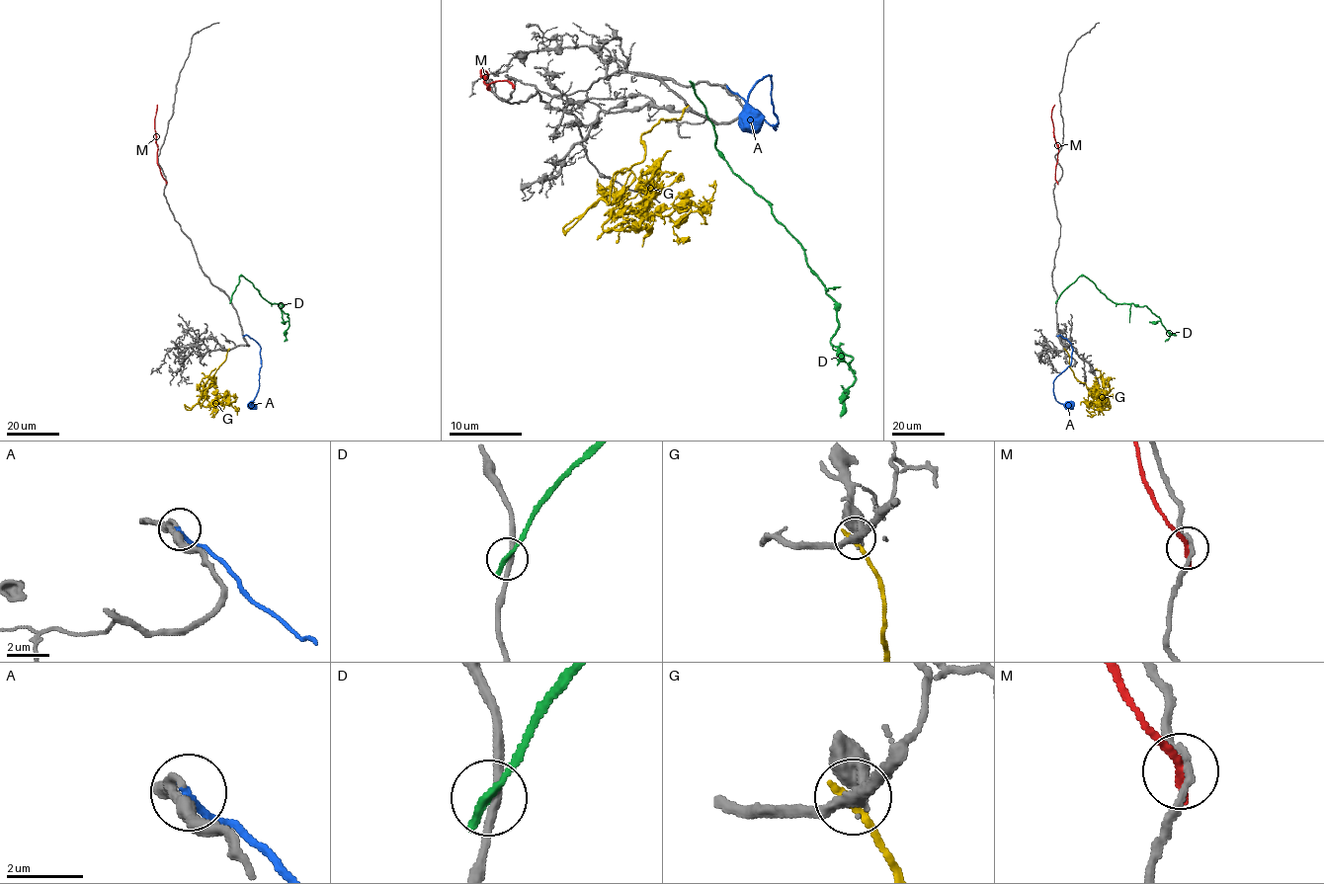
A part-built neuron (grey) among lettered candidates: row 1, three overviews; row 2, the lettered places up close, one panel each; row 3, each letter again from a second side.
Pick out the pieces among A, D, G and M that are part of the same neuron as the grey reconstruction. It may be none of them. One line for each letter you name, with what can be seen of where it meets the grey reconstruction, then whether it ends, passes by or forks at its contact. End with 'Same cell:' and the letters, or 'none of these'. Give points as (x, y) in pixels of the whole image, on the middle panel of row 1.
A: Touches grey at (728, 87). It ends there
Same cell: A

